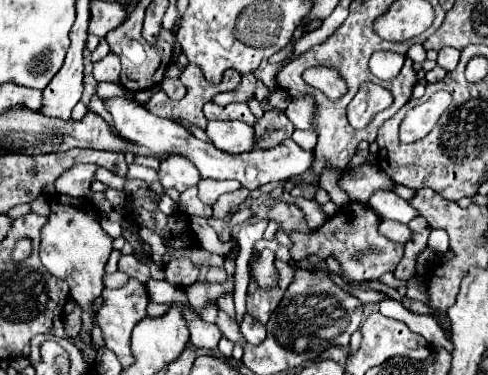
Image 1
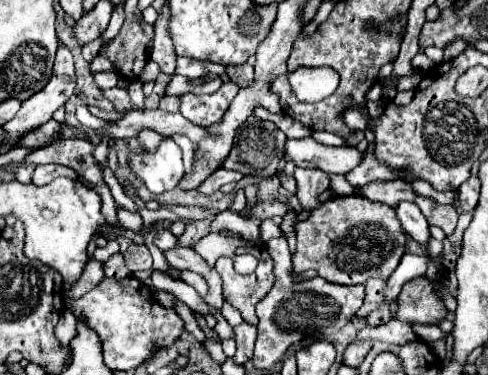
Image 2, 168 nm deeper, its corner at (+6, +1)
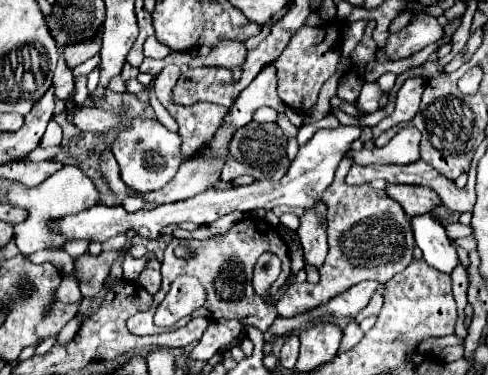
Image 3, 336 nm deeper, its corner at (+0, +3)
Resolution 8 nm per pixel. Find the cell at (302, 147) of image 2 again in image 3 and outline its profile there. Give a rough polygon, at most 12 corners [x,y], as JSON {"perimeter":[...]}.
{"perimeter":[[401,128],[383,148],[349,150],[353,164],[419,160],[419,130]]}

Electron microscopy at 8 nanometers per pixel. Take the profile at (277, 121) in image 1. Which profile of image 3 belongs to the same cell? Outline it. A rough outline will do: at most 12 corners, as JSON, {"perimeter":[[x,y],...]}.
{"perimeter":[[277,124],[235,132],[229,154],[273,174],[289,164]]}

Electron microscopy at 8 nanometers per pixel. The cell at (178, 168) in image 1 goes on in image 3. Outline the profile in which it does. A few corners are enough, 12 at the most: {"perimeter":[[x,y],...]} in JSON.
{"perimeter":[[133,120],[113,142],[121,180],[135,192],[177,174],[181,138]]}

